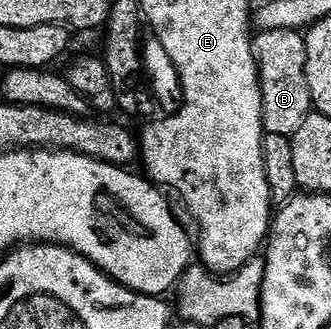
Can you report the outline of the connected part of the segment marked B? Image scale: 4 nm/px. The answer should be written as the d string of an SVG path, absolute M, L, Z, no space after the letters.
M298 30L261 31L255 35L252 47L260 69L262 88L262 116L265 134L277 134L291 138L302 120L313 113L310 84L306 80L306 44L304 34Z

